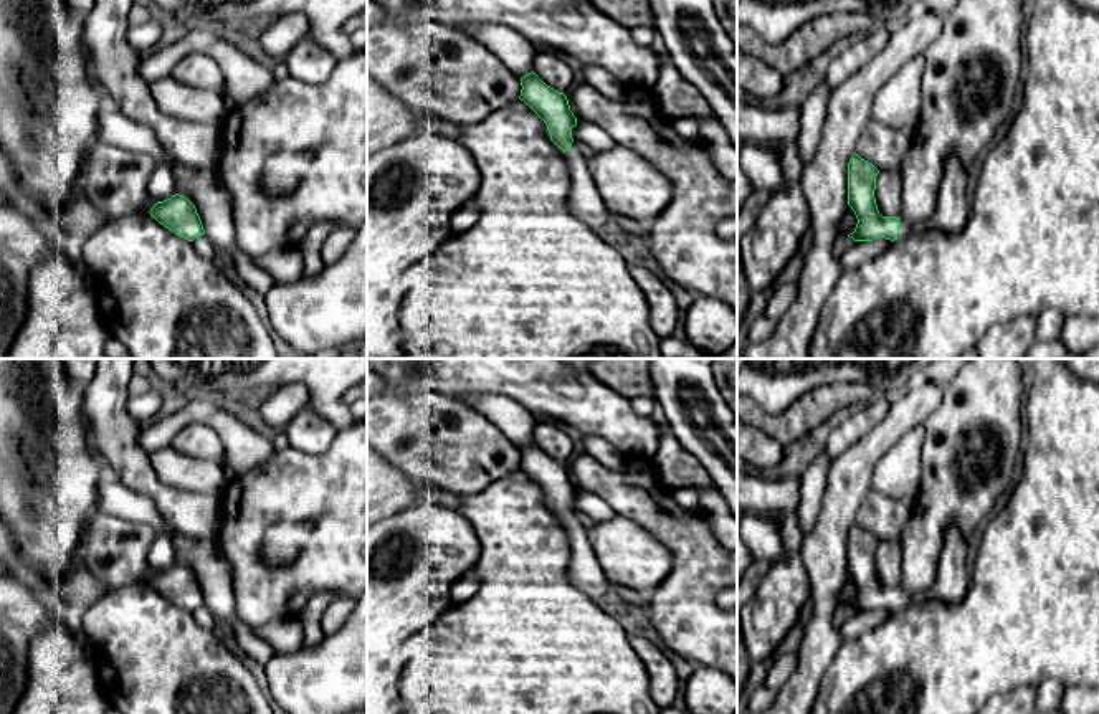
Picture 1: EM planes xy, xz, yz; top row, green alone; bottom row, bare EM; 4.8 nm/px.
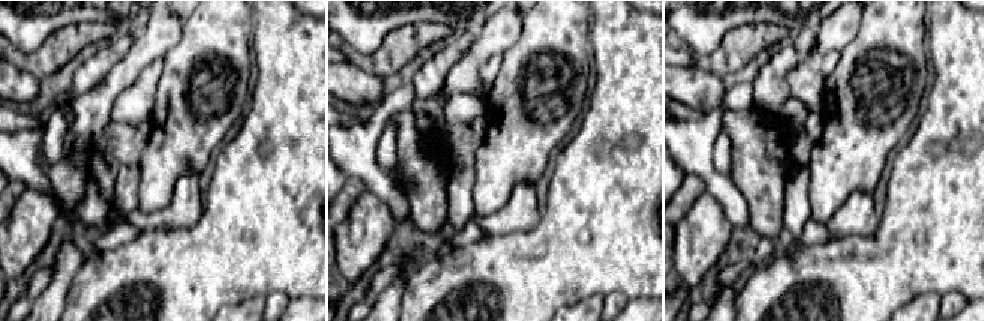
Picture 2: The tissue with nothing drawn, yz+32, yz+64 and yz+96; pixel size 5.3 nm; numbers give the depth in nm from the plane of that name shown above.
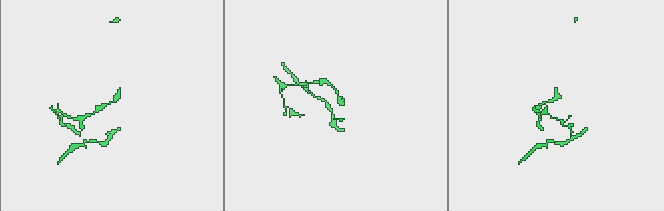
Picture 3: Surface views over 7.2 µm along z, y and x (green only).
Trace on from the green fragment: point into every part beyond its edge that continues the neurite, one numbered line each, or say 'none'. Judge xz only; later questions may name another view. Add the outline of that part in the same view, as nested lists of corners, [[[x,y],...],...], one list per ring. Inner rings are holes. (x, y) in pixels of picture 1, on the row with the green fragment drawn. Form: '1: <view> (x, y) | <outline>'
1: xz (585, 202) | [[[575,142],[564,152],[570,175],[570,210],[592,230],[602,228],[611,217]]]

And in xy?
none

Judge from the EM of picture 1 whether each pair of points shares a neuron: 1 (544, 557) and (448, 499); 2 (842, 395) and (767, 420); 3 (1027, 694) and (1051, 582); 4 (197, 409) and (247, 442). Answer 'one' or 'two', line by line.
1: two
2: one
3: two
4: one

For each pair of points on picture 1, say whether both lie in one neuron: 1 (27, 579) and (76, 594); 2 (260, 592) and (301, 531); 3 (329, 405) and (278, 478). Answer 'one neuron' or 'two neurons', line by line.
1: one neuron
2: two neurons
3: two neurons

